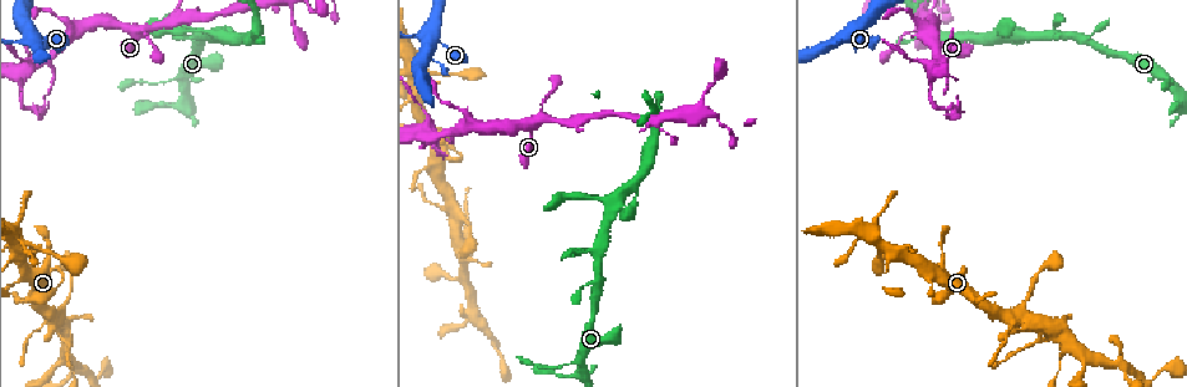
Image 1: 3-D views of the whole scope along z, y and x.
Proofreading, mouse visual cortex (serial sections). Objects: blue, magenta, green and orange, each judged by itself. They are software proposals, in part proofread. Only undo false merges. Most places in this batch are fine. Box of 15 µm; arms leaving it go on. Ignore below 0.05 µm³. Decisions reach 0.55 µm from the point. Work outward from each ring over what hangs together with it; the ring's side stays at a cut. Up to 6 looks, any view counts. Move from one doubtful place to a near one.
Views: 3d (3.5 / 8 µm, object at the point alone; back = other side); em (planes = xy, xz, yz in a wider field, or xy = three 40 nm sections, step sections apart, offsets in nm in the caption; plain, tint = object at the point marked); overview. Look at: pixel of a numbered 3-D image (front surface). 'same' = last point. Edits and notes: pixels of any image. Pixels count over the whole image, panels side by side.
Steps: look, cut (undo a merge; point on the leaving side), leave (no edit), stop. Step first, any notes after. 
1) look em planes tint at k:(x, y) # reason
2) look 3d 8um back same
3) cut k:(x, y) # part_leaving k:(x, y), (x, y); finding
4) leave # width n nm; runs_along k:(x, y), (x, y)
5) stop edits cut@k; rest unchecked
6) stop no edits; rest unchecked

look 3d 8um at 1:(1179, 94) # arms part here

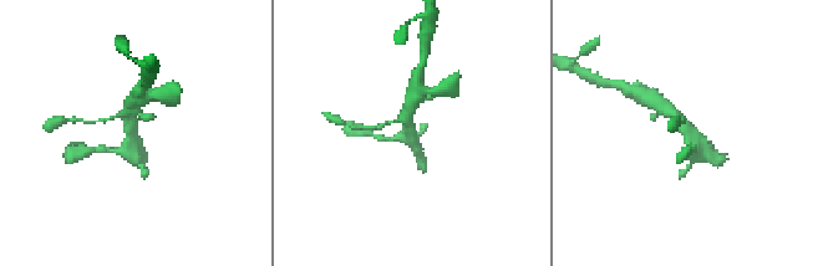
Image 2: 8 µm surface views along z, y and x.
look 3d 3.5um at 2:(127, 134) # zoom in

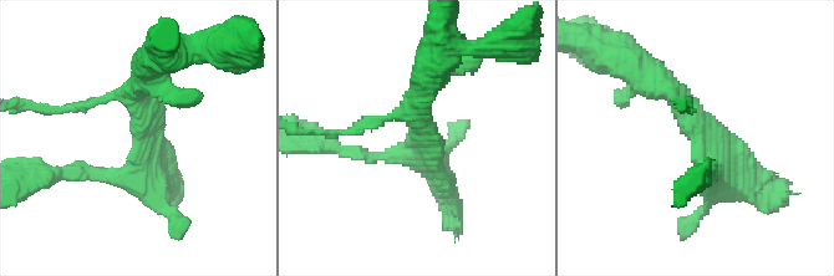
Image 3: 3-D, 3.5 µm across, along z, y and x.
look em xy step 3 tint at 3:(424, 141)

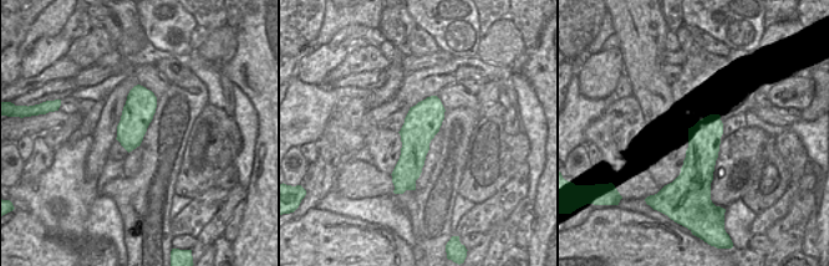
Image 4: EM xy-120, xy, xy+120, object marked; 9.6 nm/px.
leave # runs_along 3:(647, 77), (695, 119), (713, 173); continuous, no second cell

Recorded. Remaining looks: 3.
look 3d 3.5um at 1:(195, 34) # thin neck

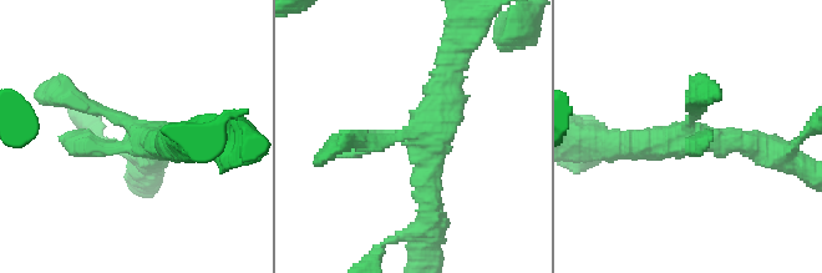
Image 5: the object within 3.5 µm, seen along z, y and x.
look em xy step 1 tint at 5:(426, 135) # shape alone is not enough

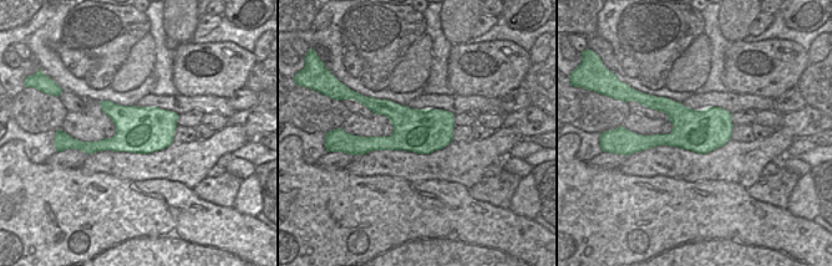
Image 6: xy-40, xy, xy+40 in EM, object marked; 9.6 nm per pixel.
leave # width 440 nm; runs_along 5:(431, 217), (427, 127), (450, 57); continuous, no second cell

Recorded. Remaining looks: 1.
stop no edits; rest unchecked

